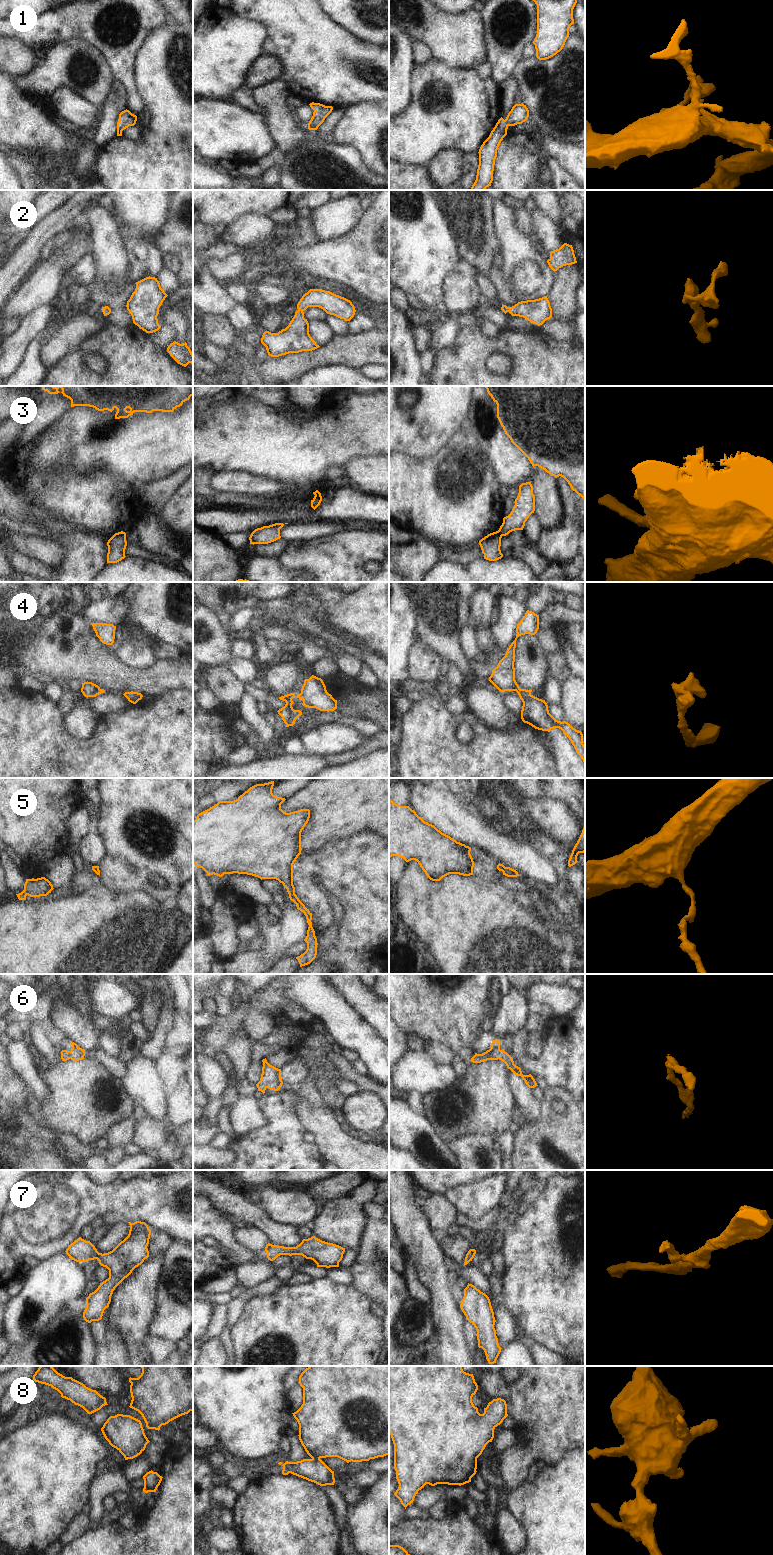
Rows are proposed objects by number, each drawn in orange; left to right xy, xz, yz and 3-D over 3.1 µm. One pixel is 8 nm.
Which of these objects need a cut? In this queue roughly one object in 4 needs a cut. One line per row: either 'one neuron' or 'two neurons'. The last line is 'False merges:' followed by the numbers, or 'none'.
1: one neuron
2: one neuron
3: two neurons
4: one neuron
5: one neuron
6: one neuron
7: one neuron
8: one neuron
False merges: 3

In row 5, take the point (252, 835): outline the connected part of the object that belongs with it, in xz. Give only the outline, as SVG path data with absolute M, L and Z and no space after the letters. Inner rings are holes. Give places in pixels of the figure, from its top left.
M274 781L250 787L234 801L219 801L199 813L193 821L193 863L208 876L247 874L262 879L276 879L287 889L289 898L304 913L309 925L306 951L296 957L300 967L310 964L317 955L317 938L312 927L312 913L295 894L293 864L301 854L301 832L310 818L309 809L286 813L281 804L286 800L272 793Z

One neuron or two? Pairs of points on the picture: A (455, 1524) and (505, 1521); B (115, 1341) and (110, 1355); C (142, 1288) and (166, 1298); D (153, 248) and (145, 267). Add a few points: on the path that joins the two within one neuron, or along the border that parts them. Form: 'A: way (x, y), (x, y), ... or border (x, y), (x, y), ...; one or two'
A: border (495, 1530), (500, 1539); two
B: way (114, 1344), (113, 1352); one
C: border (163, 1265), (163, 1271), (157, 1288); two
D: way (153, 253), (153, 259), (150, 262); one

